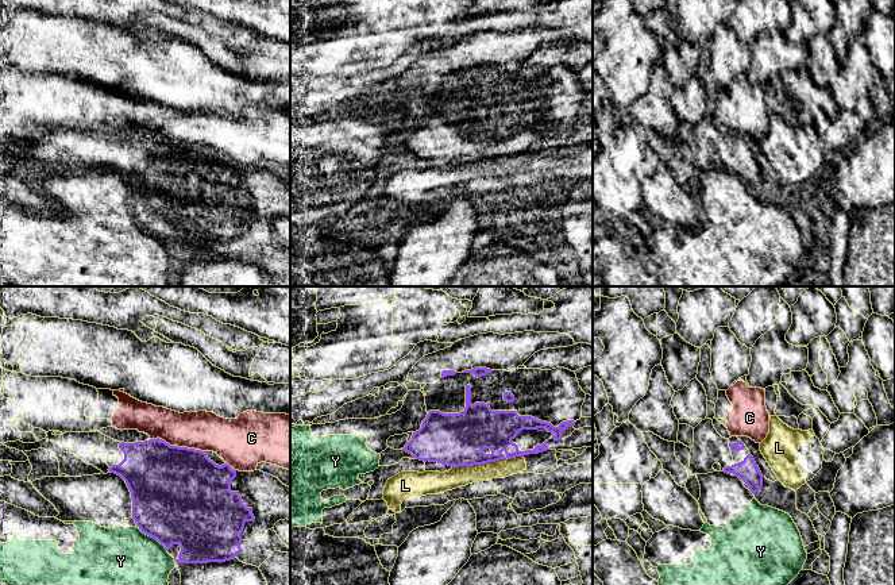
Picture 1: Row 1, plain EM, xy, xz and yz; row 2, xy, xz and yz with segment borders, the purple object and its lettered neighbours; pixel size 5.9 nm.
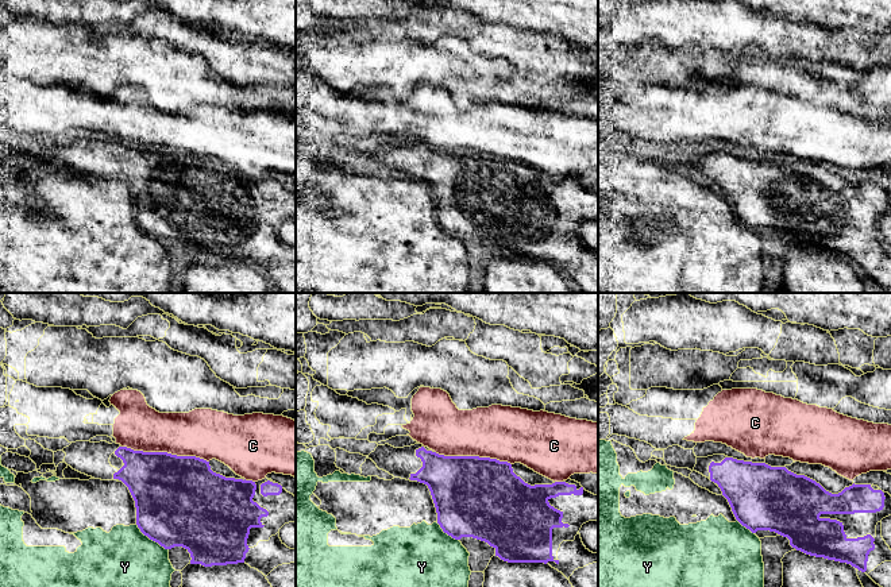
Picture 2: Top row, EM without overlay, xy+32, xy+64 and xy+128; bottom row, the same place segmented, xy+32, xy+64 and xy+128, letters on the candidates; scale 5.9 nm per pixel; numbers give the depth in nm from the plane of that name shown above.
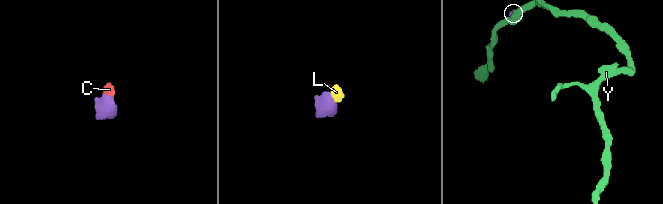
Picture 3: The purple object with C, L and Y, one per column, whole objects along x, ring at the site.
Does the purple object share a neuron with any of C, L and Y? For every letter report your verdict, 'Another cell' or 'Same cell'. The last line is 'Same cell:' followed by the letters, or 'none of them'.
C: Another cell
L: Another cell
Y: Another cell
Same cell: none of them

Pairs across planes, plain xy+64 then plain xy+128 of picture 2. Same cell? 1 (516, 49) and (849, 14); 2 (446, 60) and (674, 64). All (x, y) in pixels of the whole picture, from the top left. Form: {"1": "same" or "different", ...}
{"1": "different", "2": "same"}

